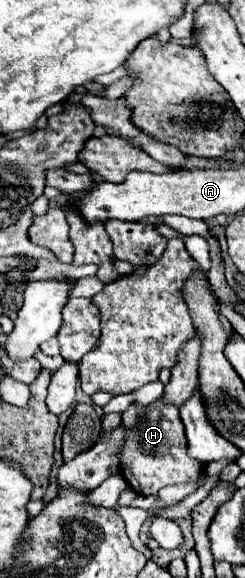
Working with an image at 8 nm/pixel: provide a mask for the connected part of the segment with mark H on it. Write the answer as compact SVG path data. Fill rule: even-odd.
M152 402L146 408L142 408L142 404L132 404L122 414L122 424L128 428L122 454L122 476L138 494L144 496L144 492L158 492L168 484L196 480L204 470L202 462L196 462L186 454L184 424L178 416L178 408L160 402Z

